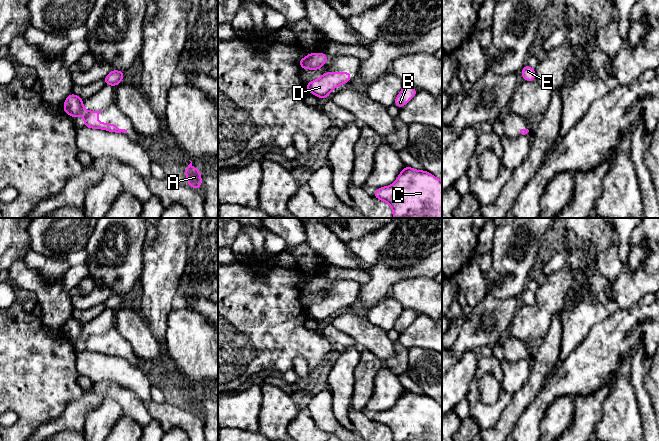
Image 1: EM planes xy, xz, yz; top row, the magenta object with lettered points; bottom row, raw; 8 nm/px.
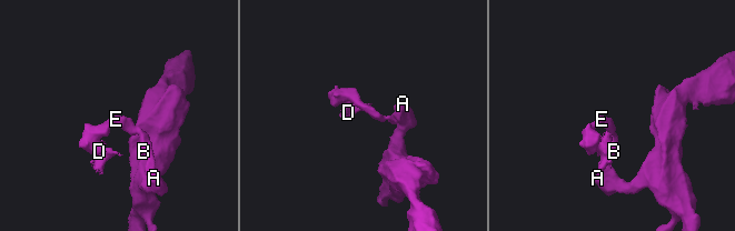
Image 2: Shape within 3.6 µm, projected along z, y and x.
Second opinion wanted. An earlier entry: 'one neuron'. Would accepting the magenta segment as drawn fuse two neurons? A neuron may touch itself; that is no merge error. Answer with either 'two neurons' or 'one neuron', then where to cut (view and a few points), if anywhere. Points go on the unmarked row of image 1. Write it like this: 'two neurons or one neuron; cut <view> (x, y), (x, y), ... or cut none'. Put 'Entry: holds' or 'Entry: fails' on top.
Entry: holds
one neuron; cut none

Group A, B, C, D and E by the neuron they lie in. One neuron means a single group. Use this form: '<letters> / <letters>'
A B C D E

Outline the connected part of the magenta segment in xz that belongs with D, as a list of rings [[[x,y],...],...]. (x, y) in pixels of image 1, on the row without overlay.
[[[326,296],[319,303],[306,307],[306,313],[320,323],[326,323],[331,314],[350,306],[352,298],[349,296]]]

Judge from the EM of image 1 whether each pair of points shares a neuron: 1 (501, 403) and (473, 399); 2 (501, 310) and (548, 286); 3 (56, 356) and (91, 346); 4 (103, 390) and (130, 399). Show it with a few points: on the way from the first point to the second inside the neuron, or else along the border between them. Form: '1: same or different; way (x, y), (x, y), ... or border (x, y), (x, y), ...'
1: same; way (494, 408), (482, 408), (480, 406)
2: different; border (518, 308), (508, 330)
3: different; border (50, 336), (63, 334), (73, 342)
4: same; way (110, 390), (123, 396)

